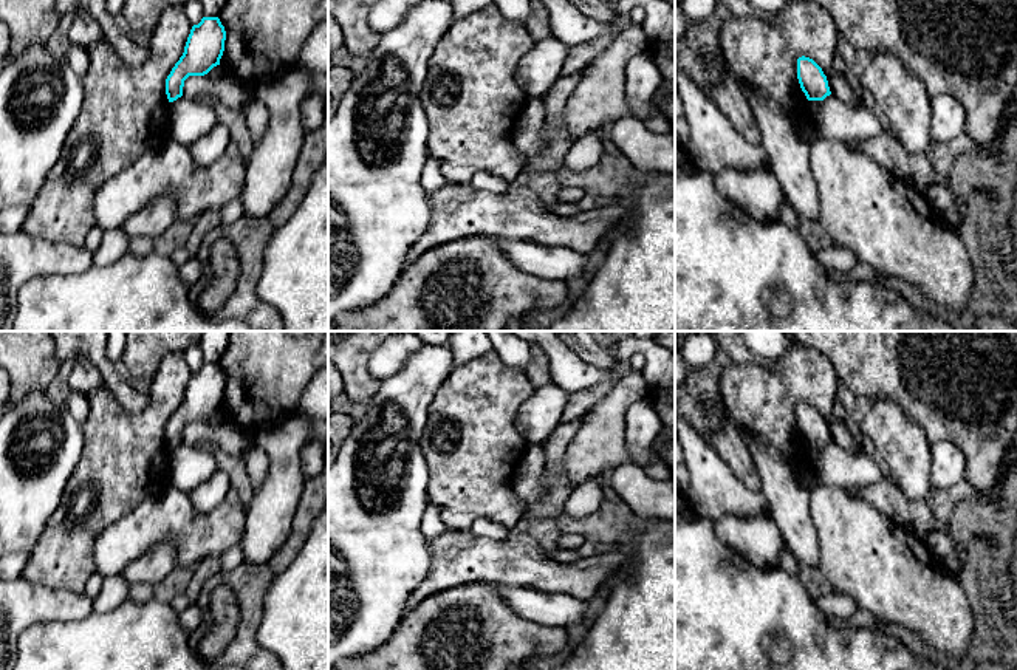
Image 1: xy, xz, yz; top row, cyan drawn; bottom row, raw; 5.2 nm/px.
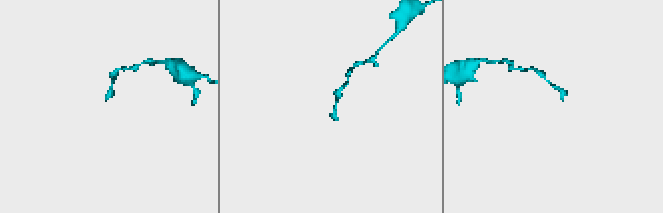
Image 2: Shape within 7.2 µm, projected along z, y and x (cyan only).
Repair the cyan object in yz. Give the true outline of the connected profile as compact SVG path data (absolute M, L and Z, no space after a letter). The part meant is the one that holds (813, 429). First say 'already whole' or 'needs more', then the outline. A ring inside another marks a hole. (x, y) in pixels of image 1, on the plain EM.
already whole; M810 404L797 405L797 426L808 447L824 447L831 441L827 422Z

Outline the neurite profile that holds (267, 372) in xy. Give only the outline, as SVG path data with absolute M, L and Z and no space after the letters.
M231 331L218 365L226 378L220 413L254 432L291 416L313 376L328 368L328 331Z

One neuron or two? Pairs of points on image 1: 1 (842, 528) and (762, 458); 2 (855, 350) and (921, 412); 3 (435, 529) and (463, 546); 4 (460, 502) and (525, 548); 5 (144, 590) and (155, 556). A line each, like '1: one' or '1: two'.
1: two
2: one
3: two
4: two
5: two

